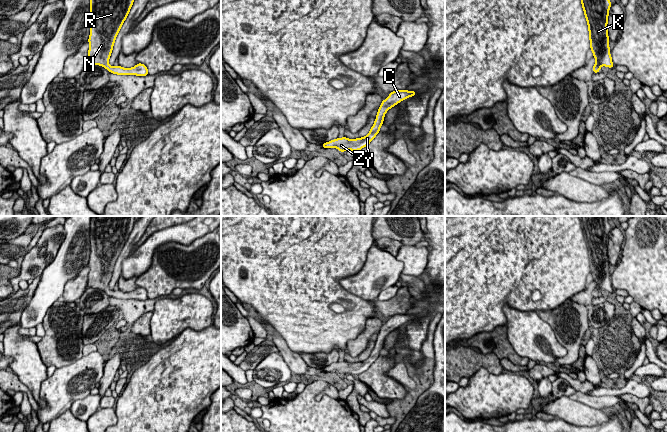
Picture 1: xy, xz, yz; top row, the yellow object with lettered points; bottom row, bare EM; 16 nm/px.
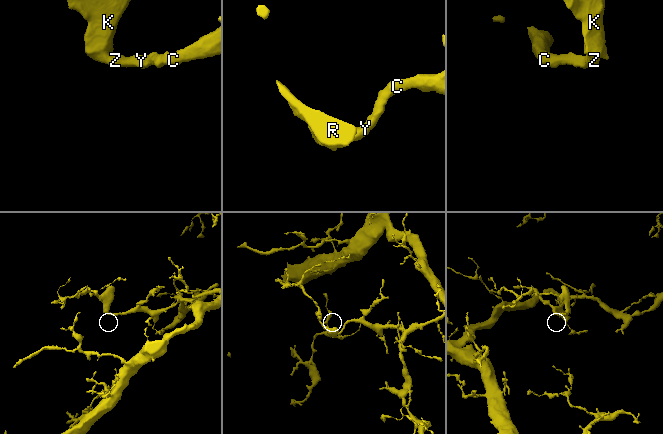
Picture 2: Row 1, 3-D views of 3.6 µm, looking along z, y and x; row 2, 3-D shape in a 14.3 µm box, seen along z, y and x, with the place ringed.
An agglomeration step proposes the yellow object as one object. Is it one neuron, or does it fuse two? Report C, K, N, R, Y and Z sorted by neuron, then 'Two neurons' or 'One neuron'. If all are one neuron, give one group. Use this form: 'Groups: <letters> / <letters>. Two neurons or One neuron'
Groups: C K N R Y Z. One neuron

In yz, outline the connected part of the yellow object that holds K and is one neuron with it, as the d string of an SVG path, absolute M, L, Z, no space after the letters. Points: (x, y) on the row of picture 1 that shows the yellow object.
M581 0L587 20L590 49L596 59L593 73L598 73L602 66L613 68L607 30L610 0Z

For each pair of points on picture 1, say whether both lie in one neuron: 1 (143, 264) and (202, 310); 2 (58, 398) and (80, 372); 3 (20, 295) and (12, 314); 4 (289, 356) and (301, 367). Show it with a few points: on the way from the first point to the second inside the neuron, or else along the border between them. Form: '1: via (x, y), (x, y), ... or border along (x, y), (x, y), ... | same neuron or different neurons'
1: border along (158, 246), (154, 252), (151, 265), (137, 277) | different neurons
2: via (61, 392), (75, 378) | same neuron
3: via (20, 300), (12, 309) | same neuron
4: via (292, 359), (298, 365) | same neuron

